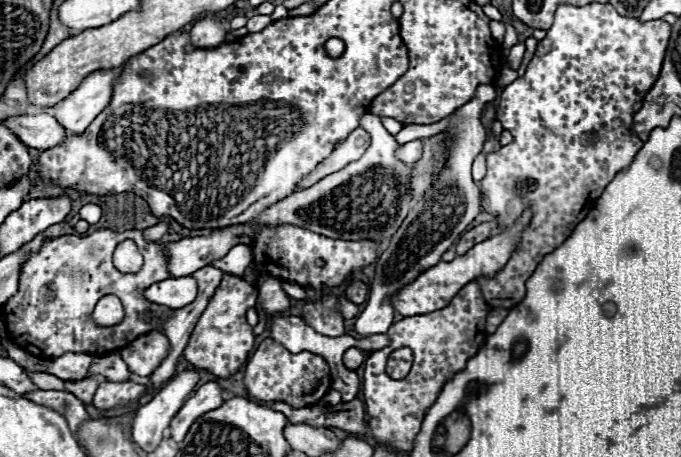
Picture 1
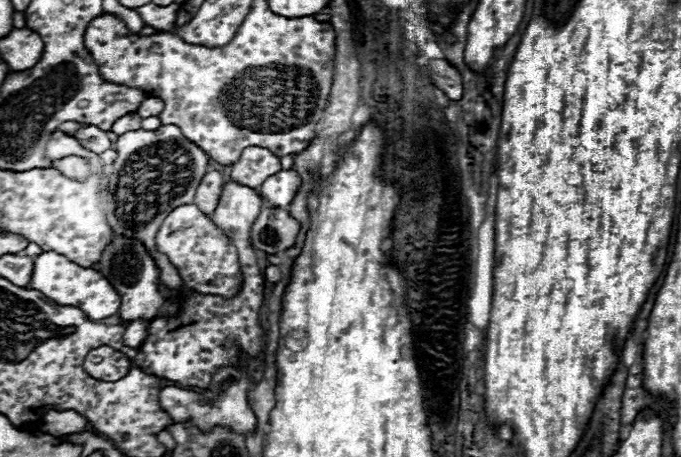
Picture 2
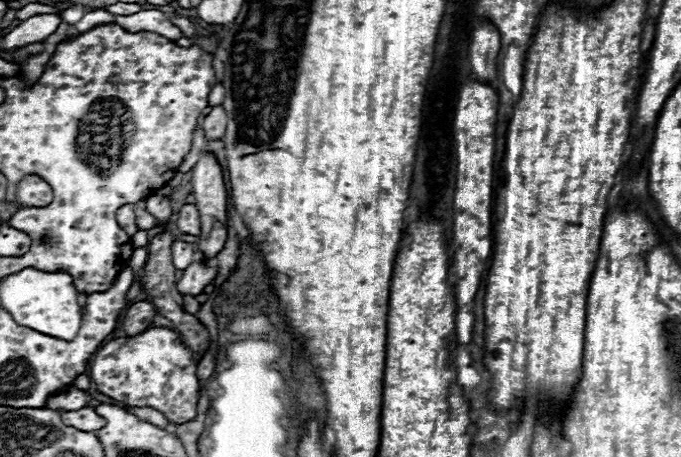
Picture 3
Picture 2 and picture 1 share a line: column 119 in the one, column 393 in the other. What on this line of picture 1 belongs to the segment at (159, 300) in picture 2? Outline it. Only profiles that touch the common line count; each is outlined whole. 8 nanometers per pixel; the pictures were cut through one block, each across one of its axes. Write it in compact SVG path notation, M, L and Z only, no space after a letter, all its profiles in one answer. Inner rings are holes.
M480 84L476 88L474 98L464 104L456 114L448 132L454 134L454 146L452 154L446 160L446 166L438 178L438 184L434 184L426 196L410 210L404 224L398 228L398 232L392 236L390 246L384 250L384 254L376 262L376 276L374 276L374 292L370 290L370 298L366 302L364 312L356 318L354 330L364 338L370 334L386 334L392 326L394 308L390 306L390 296L396 294L402 286L416 280L424 270L440 262L440 256L460 238L460 234L466 230L466 226L480 214L480 190L472 182L472 160L482 152L482 144L486 138L486 128L480 122L482 108L488 100L496 98L496 88L488 84Z

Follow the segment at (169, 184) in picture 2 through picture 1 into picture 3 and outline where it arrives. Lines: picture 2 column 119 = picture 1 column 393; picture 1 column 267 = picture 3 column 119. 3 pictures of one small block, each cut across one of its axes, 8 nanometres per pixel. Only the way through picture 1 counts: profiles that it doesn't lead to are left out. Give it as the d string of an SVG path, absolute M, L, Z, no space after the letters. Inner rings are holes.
M122 206L118 212L116 212L116 220L118 224L122 226L122 230L128 234L128 236L134 236L136 234L136 220L134 220L134 208L132 206Z

